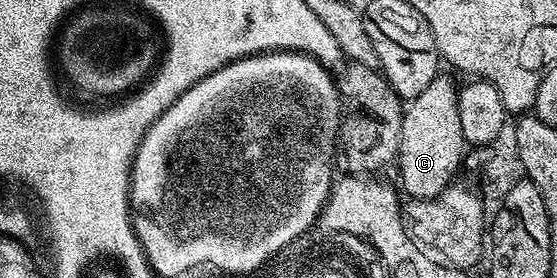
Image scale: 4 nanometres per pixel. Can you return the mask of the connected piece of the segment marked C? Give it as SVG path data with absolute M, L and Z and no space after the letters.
M438 75L413 101L407 102L398 128L398 151L395 156L400 160L399 188L408 192L409 198L425 201L436 197L448 185L453 184L456 172L461 171L465 160L466 146L462 135L462 123L458 116L458 85L445 75Z

